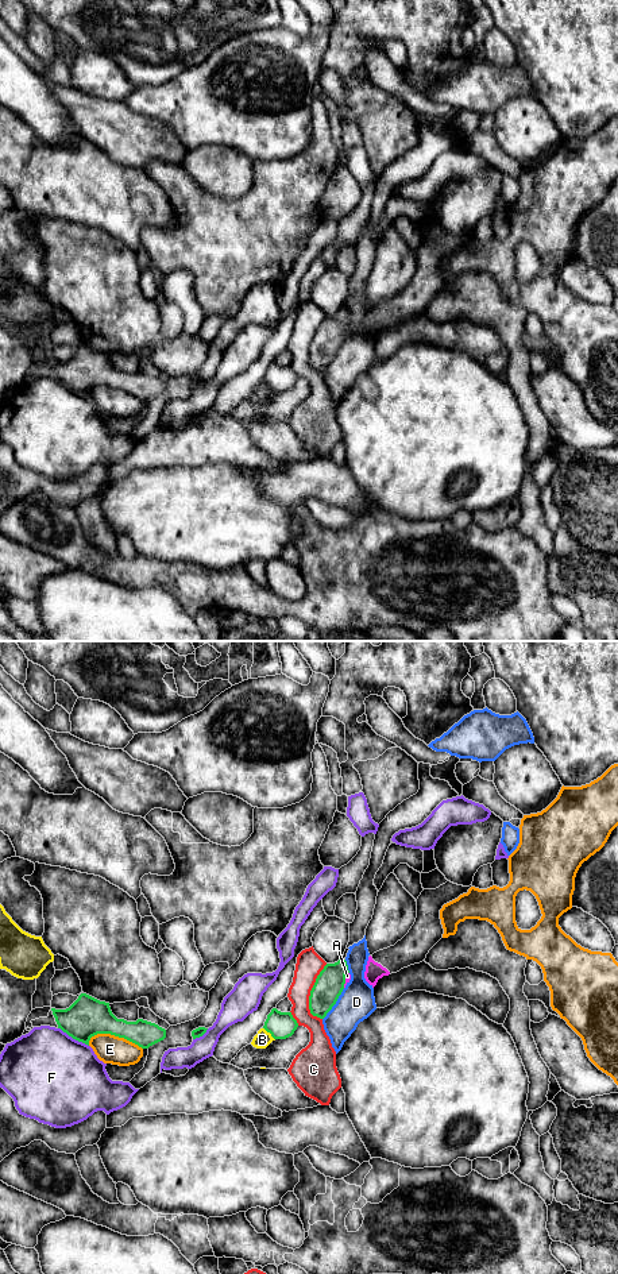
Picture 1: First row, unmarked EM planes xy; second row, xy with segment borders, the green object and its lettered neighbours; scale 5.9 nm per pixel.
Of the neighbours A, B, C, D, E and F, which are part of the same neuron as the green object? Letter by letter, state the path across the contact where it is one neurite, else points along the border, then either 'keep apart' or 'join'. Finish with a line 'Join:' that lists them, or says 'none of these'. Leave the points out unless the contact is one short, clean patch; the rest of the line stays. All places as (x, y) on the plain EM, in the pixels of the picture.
A: runs through xy (329, 336), (333, 332), (344, 332), (347, 328); join
B: keep apart
C: keep apart
D: keep apart
E: keep apart
F: keep apart
Join: A

